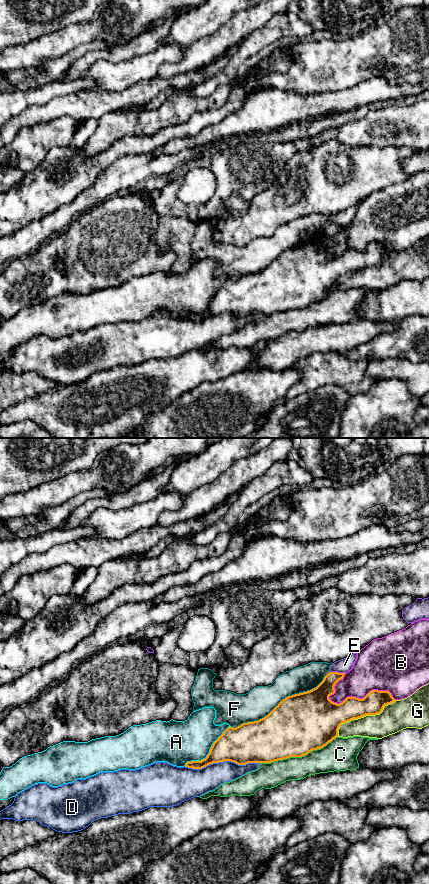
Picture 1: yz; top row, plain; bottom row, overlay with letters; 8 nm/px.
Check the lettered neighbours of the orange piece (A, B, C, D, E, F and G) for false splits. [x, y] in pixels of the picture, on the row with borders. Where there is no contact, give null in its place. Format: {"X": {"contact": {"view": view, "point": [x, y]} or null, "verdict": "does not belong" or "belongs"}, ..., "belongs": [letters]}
{"A": {"contact": {"view": "yz", "point": [209, 752]}, "verdict": "does not belong"}, "B": {"contact": {"view": "yz", "point": [363, 698]}, "verdict": "does not belong"}, "C": {"contact": {"view": "yz", "point": [298, 756]}, "verdict": "does not belong"}, "D": {"contact": {"view": "yz", "point": [221, 761]}, "verdict": "does not belong"}, "E": {"contact": {"view": "yz", "point": [337, 672]}, "verdict": "does not belong"}, "F": {"contact": {"view": "yz", "point": [281, 701]}, "verdict": "does not belong"}, "G": {"contact": {"view": "yz", "point": [363, 716]}, "verdict": "does not belong"}, "belongs": []}

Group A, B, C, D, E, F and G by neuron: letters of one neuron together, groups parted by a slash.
A / B / C / D / E / F / G

